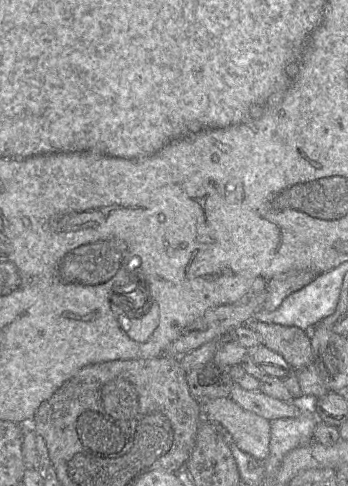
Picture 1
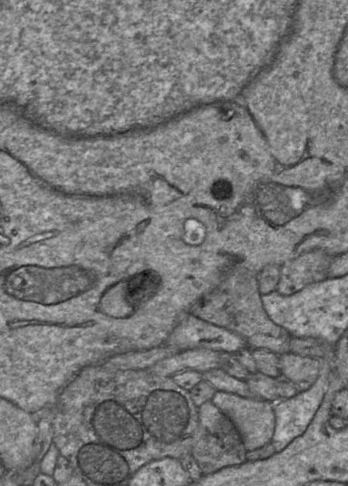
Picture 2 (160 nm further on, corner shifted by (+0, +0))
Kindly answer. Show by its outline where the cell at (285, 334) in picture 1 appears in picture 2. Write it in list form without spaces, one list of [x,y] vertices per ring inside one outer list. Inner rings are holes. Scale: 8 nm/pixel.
[[[243,267],[233,268],[213,291],[193,304],[190,313],[239,334],[246,340],[247,347],[251,350],[265,349],[278,356],[289,353],[292,336],[285,328],[274,323],[265,312],[256,272]]]

